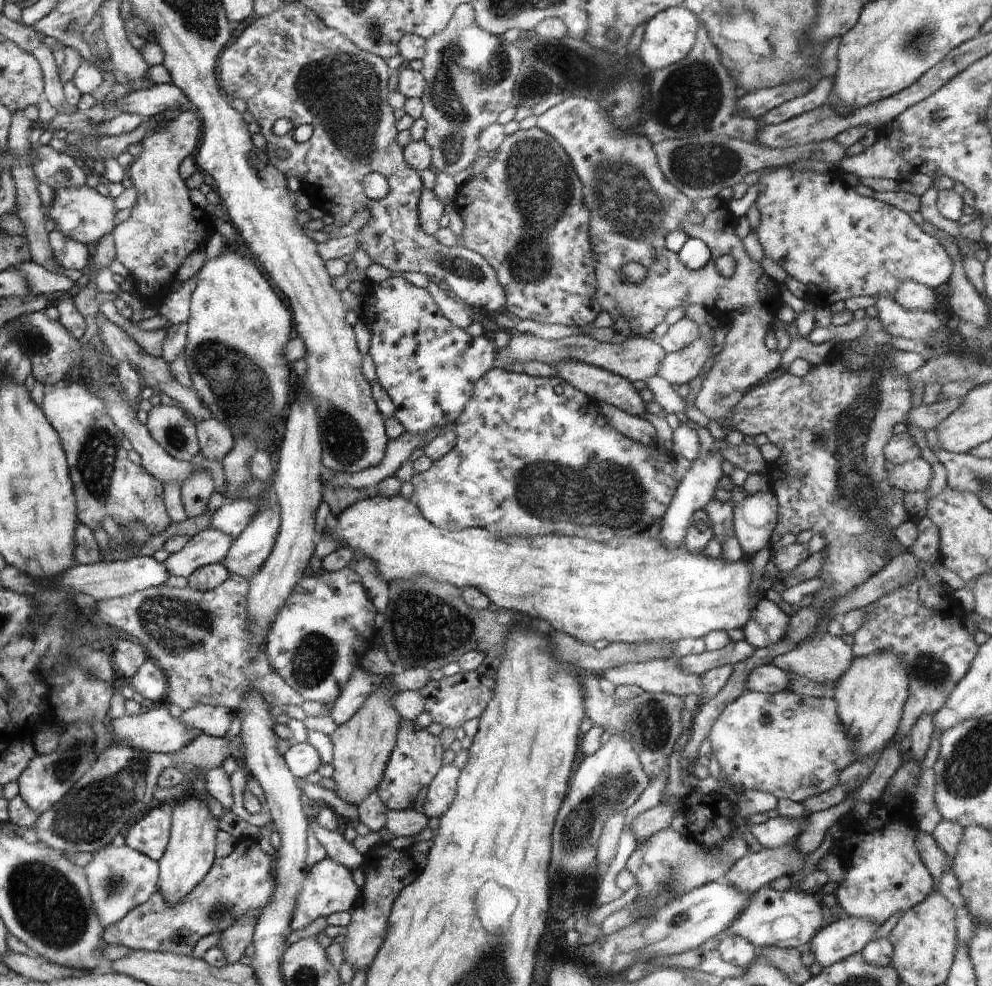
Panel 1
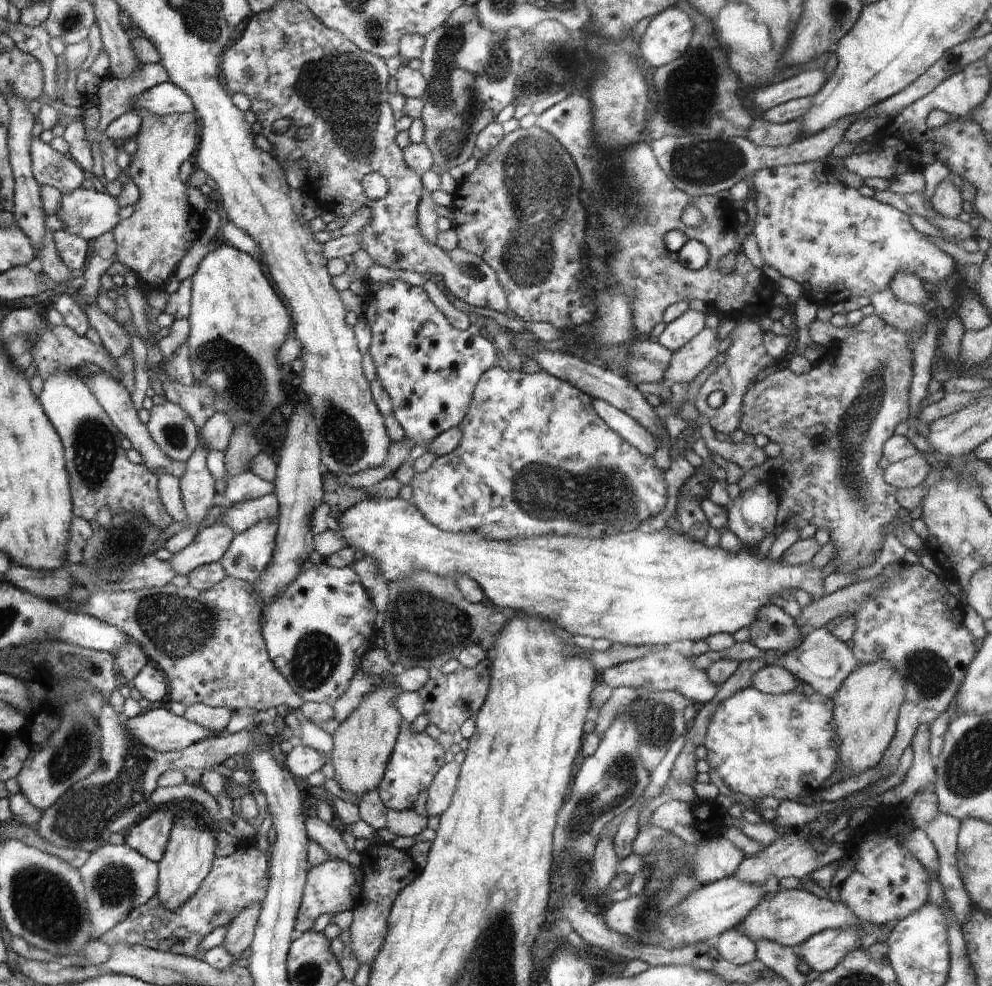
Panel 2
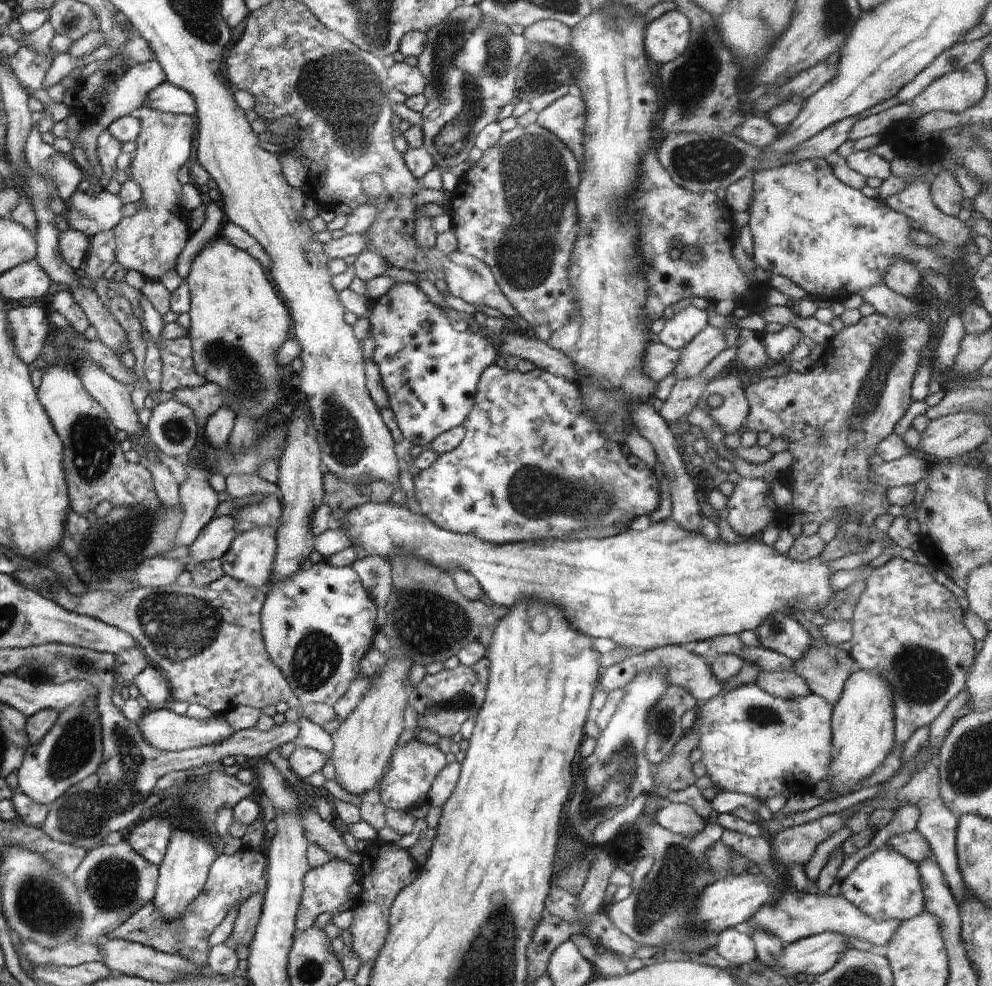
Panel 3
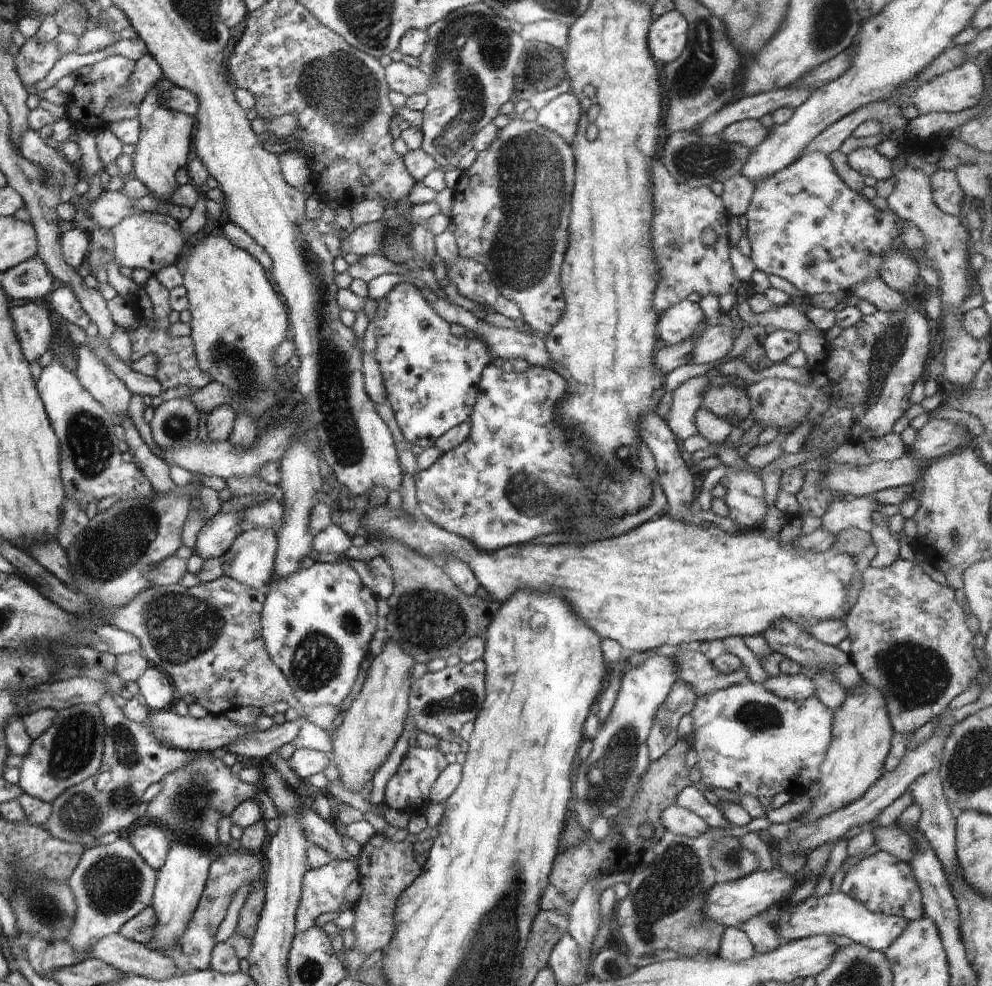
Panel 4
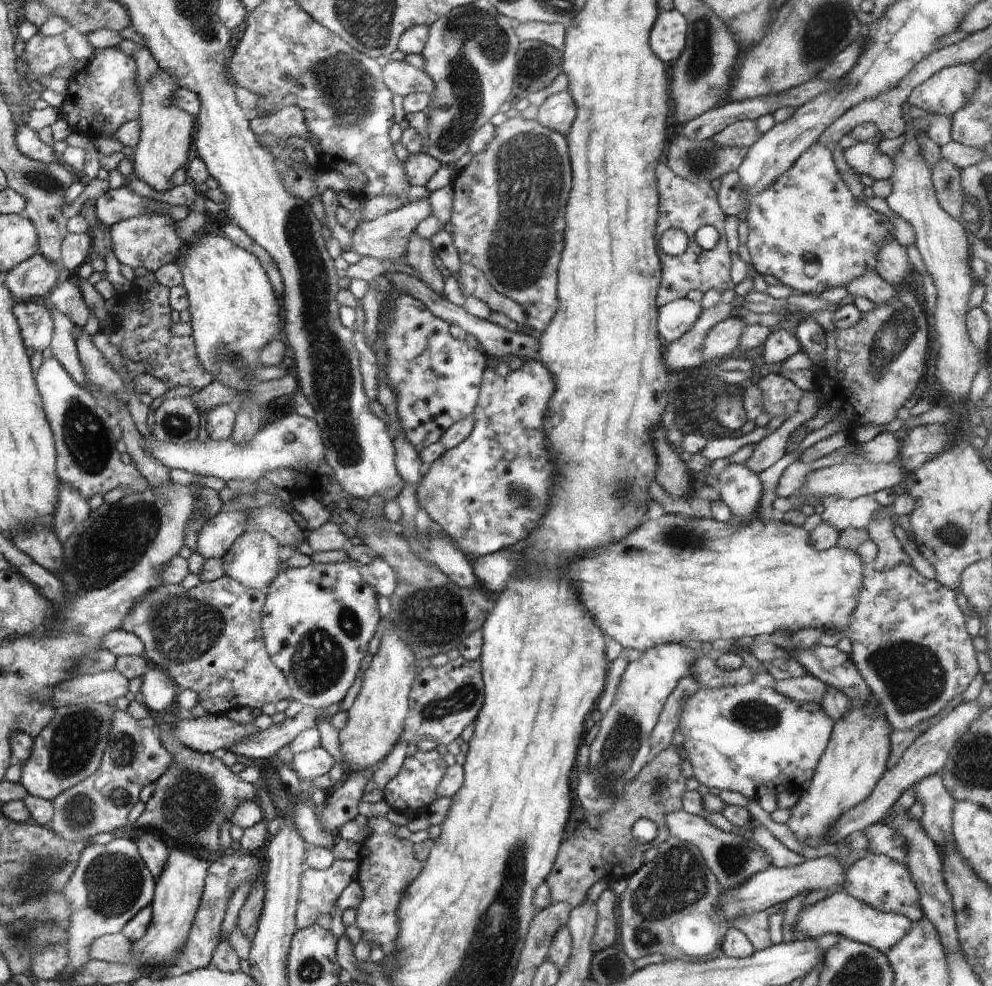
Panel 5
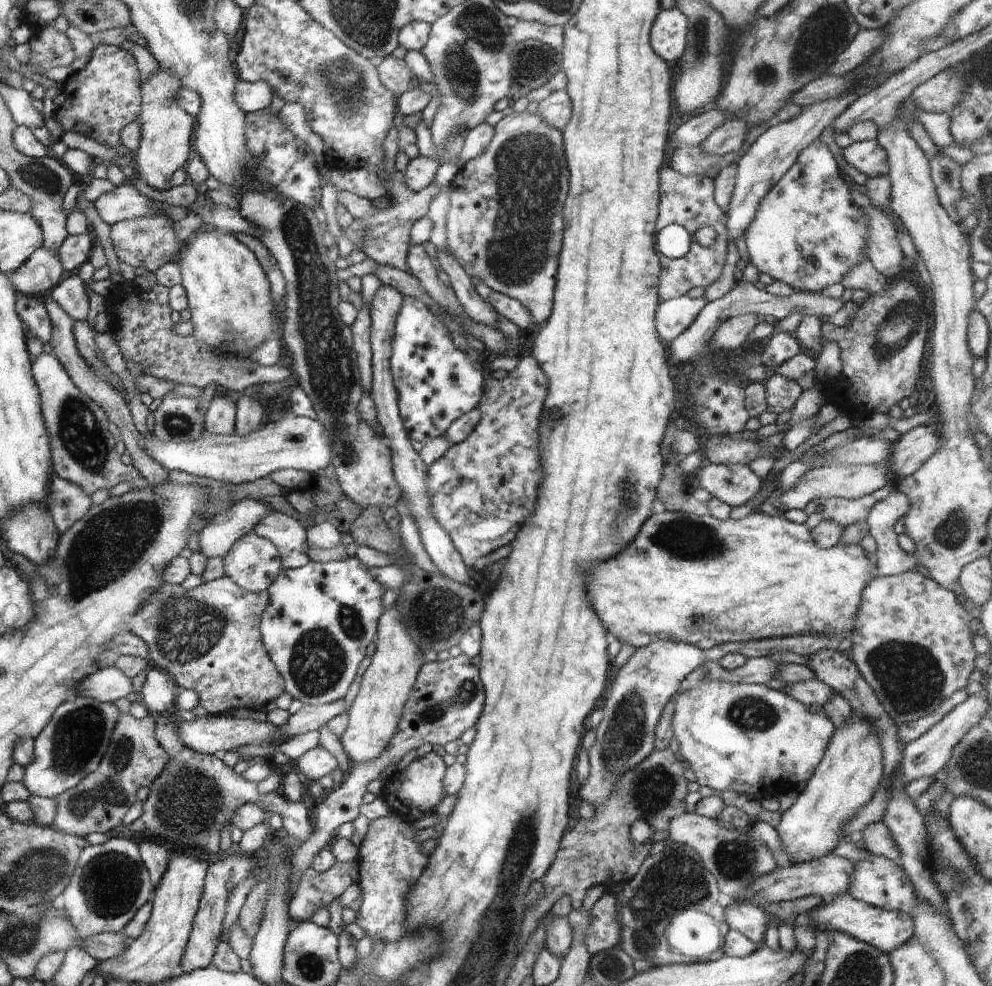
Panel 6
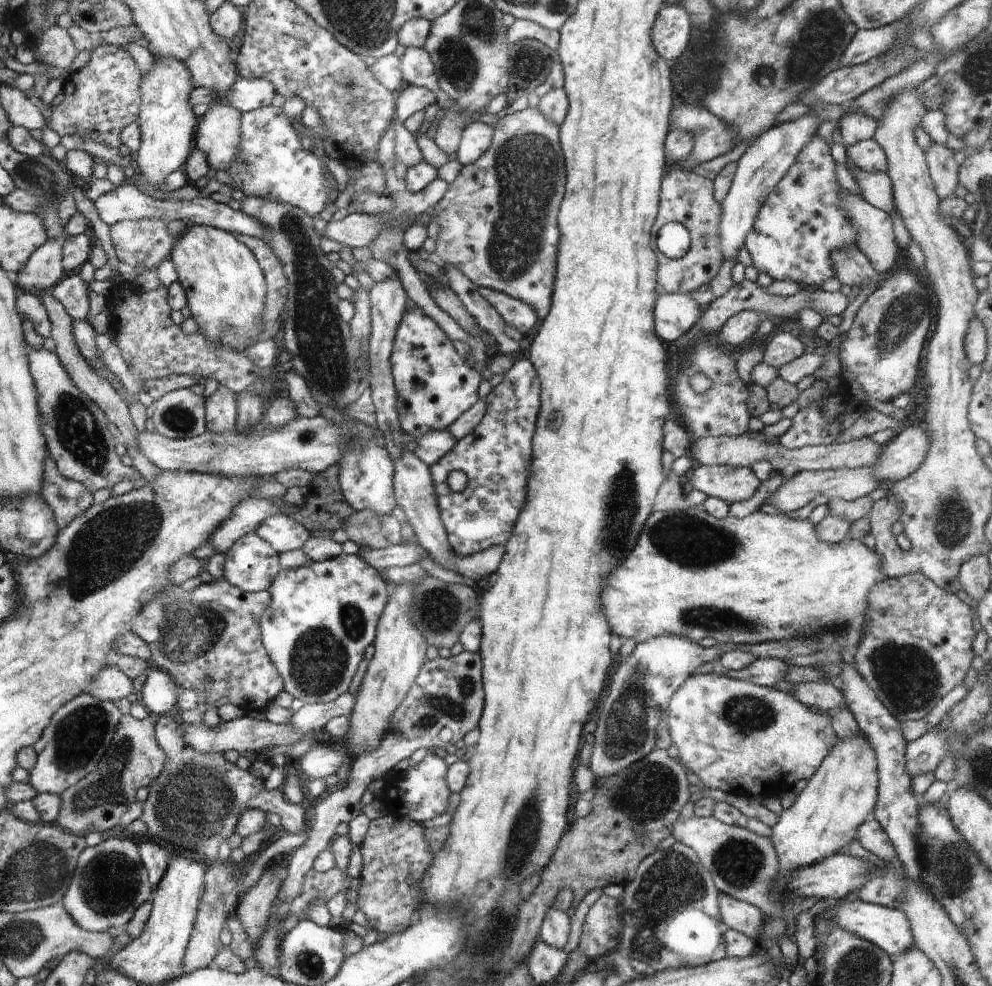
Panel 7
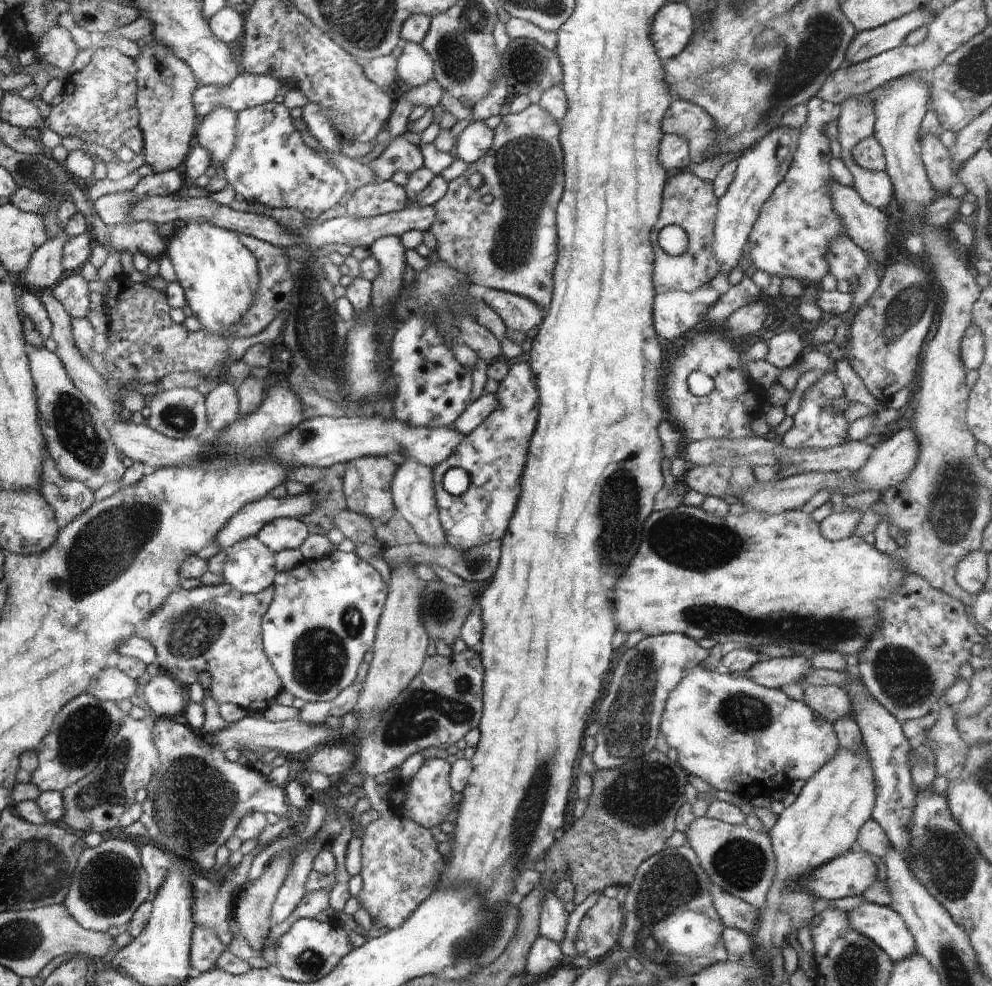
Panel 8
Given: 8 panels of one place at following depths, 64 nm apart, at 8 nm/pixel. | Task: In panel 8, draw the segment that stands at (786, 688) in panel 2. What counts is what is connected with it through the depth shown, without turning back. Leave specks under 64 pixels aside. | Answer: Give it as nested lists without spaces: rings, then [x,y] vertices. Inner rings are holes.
[[[805,685],[803,689],[803,704],[828,722],[834,723],[840,718],[853,716],[852,698],[843,688]]]

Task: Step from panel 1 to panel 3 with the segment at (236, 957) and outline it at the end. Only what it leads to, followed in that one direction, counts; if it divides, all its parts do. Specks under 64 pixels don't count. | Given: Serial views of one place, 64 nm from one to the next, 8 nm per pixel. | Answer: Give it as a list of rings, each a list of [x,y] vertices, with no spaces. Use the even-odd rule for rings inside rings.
[[[254,894],[237,910],[236,920],[234,920],[232,926],[232,934],[226,940],[228,948],[238,950],[238,946],[249,946],[252,942],[262,912],[263,900],[263,894]]]

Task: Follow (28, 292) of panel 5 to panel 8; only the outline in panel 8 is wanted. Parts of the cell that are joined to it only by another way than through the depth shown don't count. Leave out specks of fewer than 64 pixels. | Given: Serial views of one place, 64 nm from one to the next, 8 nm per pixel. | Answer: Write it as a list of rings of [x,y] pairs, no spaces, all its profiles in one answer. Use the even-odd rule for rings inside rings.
[[[60,229],[56,237],[49,238],[32,253],[28,268],[24,271],[24,286],[28,288],[53,289],[64,277],[62,249],[71,236]]]

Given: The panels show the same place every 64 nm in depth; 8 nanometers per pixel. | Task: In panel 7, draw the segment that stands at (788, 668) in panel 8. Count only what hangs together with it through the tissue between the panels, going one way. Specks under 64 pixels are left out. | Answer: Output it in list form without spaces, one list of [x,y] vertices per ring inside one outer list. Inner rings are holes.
[[[765,658],[765,659],[754,659],[748,666],[744,666],[744,668],[740,668],[740,670],[732,670],[731,672],[723,671],[721,669],[720,672],[722,674],[726,674],[728,678],[745,680],[746,682],[752,682],[755,685],[762,685],[766,687],[773,687],[784,679],[784,674],[786,674],[786,670],[788,670],[788,666],[784,659],[779,658]]]

